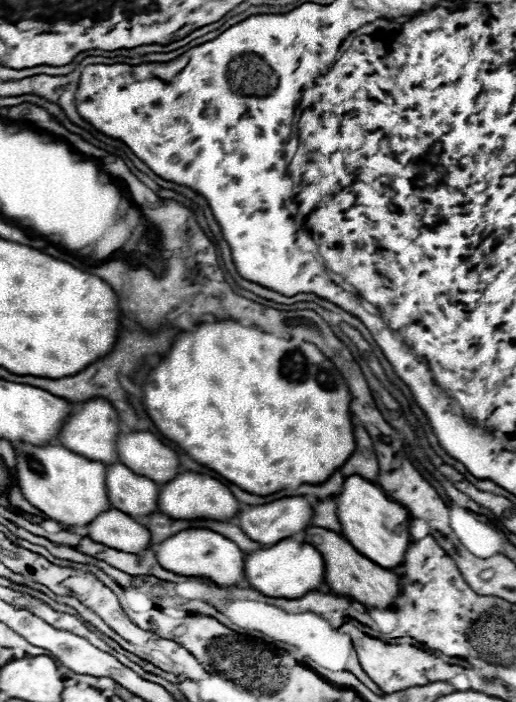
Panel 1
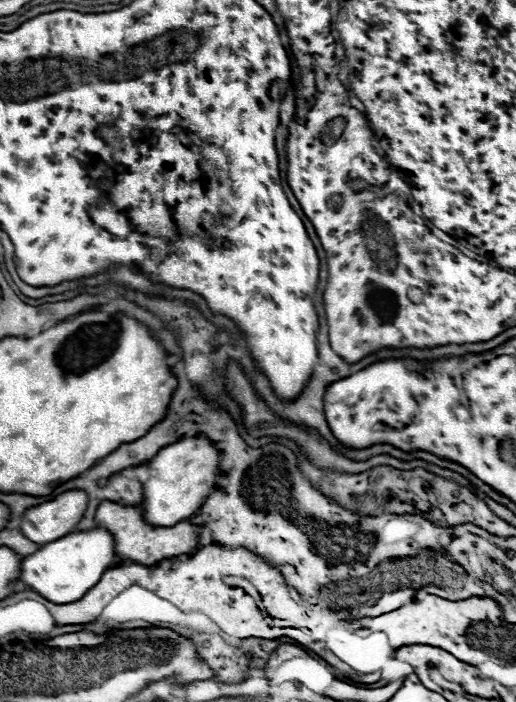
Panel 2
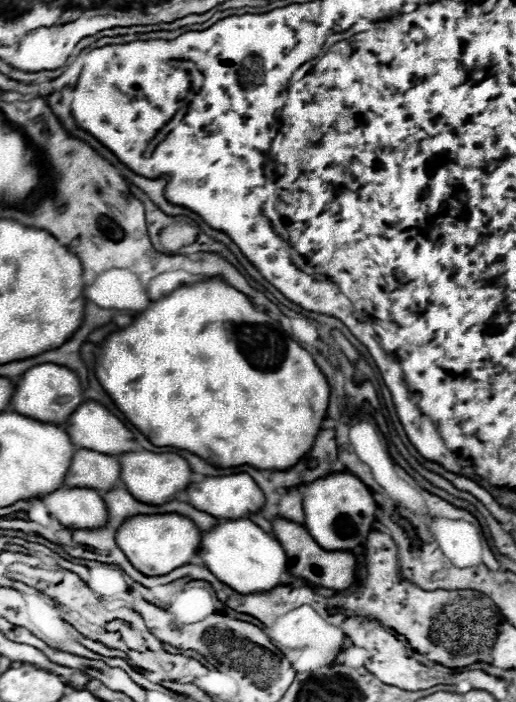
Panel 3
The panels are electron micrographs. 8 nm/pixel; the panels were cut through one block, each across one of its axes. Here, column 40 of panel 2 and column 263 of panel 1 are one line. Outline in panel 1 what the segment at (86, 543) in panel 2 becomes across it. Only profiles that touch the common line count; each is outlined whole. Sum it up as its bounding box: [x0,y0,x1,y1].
[244,538,324,600]

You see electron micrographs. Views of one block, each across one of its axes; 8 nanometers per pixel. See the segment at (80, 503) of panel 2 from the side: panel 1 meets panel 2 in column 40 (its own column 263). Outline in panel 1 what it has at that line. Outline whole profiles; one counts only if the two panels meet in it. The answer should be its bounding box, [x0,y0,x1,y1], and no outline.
[234,498,312,544]

